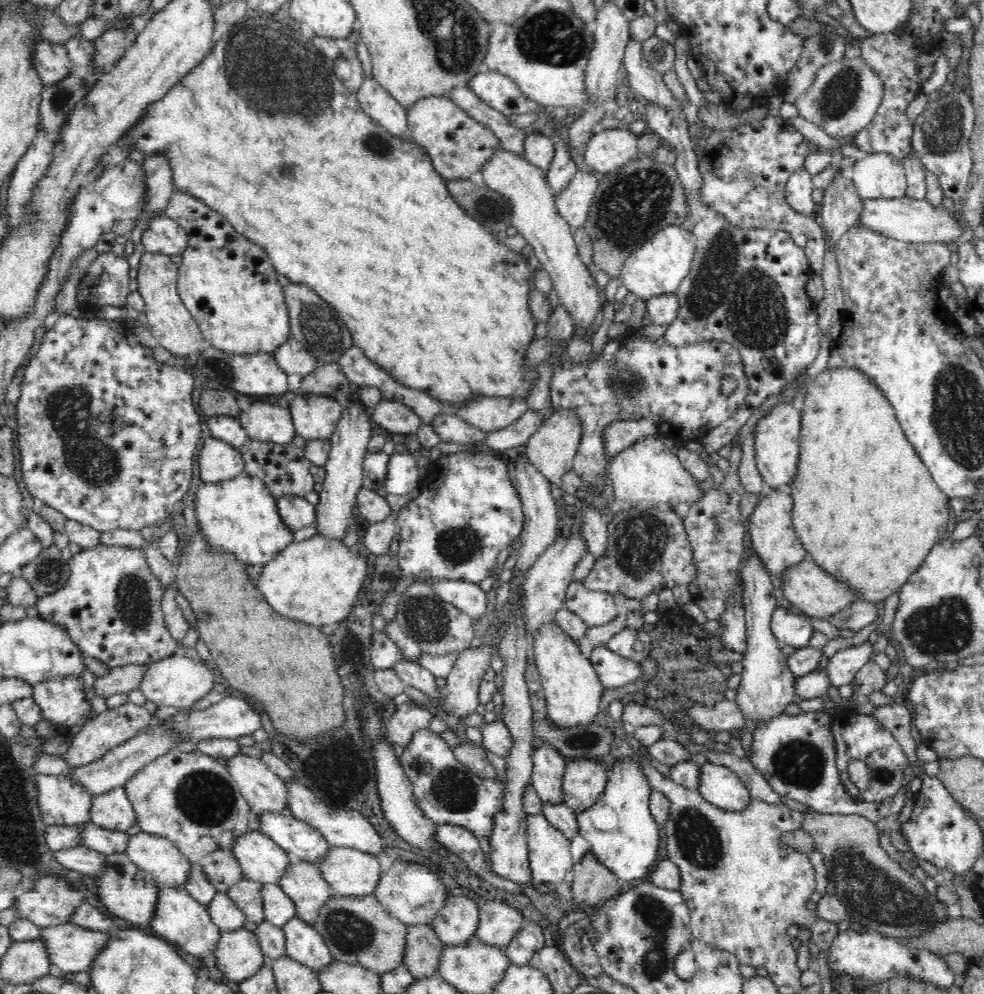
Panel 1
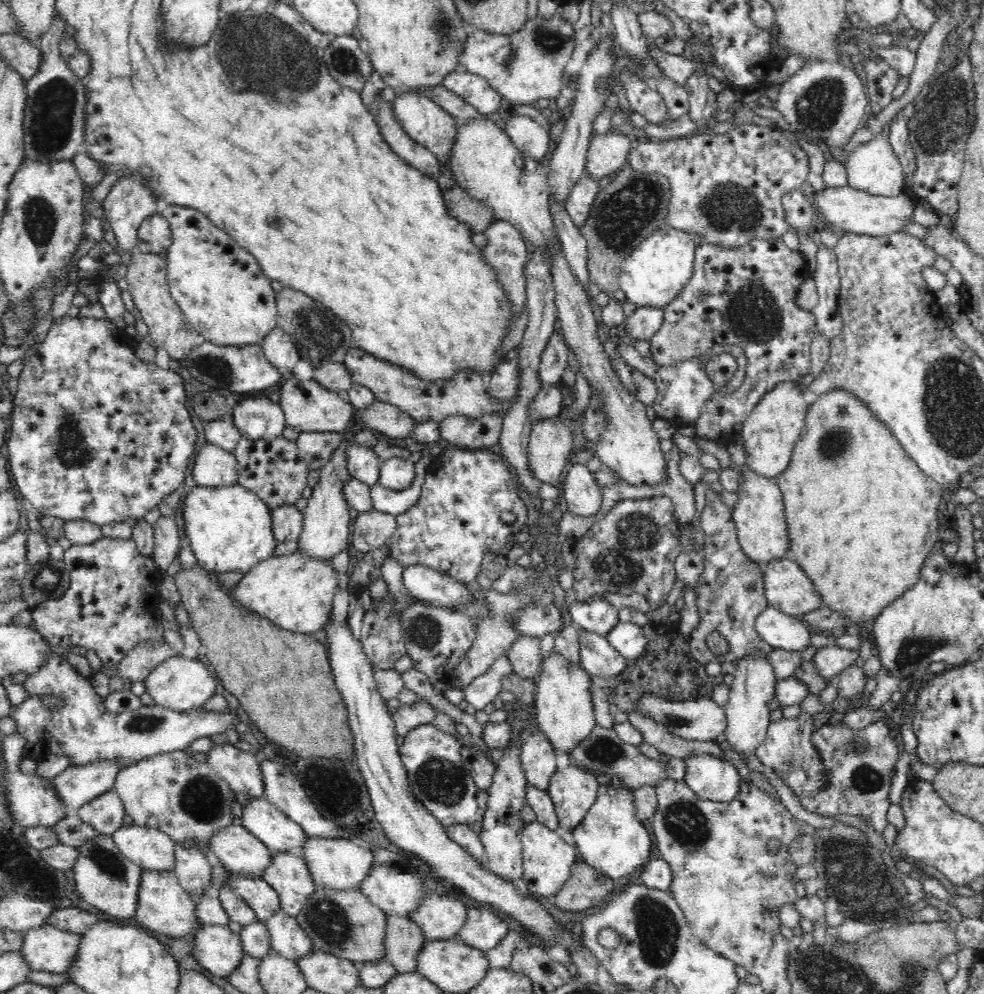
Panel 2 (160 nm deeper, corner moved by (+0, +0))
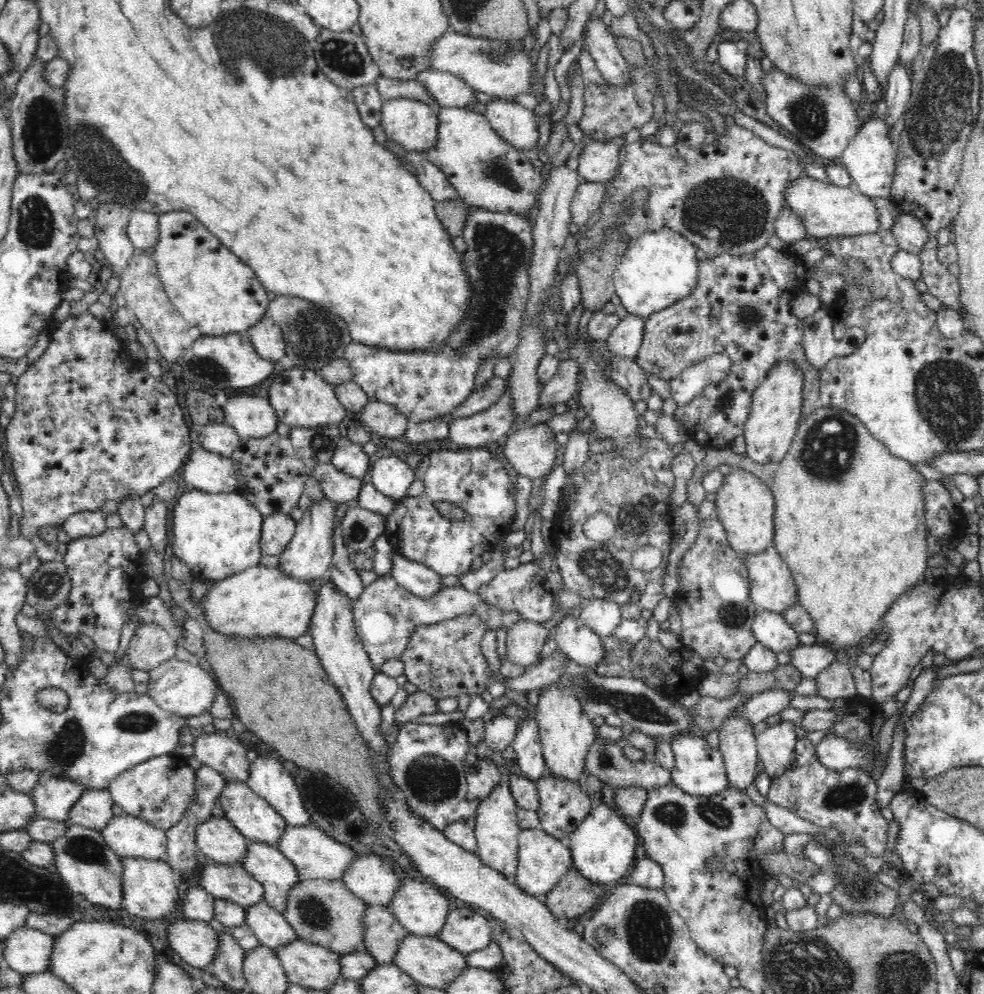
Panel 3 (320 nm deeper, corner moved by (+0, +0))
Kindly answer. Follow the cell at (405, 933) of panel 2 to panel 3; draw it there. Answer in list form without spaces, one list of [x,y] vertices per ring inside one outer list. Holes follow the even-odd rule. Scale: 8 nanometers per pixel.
[[[367,903],[366,906],[362,921],[364,925],[362,948],[370,953],[377,963],[392,965],[398,942],[409,932],[402,927],[389,908]]]

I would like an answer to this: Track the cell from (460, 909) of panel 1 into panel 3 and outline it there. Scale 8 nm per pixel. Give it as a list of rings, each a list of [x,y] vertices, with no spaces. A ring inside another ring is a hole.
[[[401,875],[400,886],[394,890],[394,896],[390,898],[388,908],[402,927],[409,933],[434,937],[442,930],[446,922],[450,902],[442,895],[442,892],[431,882],[420,882],[411,879],[407,875]]]

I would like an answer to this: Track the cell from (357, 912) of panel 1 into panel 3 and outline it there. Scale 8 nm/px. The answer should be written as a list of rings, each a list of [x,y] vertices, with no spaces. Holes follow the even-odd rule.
[[[314,878],[314,880],[299,880],[288,890],[286,909],[282,914],[296,931],[298,939],[323,946],[335,953],[344,954],[352,950],[363,950],[364,925],[362,921],[366,910],[366,903],[352,894],[342,879]]]

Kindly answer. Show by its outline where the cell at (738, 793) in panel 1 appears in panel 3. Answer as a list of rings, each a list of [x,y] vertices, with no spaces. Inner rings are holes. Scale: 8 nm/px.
[[[688,732],[674,734],[670,738],[675,764],[671,772],[671,782],[694,796],[712,796],[728,788],[727,771],[722,753],[714,750],[704,737]]]

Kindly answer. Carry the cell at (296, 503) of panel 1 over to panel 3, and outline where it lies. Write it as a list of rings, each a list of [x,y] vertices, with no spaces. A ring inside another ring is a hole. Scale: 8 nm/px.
[[[276,513],[262,518],[260,528],[260,549],[264,556],[280,556],[294,536],[297,523],[284,513]]]

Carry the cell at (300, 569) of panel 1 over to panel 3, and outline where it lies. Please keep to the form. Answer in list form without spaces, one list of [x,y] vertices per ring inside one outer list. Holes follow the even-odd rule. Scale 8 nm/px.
[[[256,565],[242,572],[226,576],[214,584],[202,596],[200,605],[208,627],[225,638],[240,638],[256,642],[258,638],[296,639],[309,630],[314,612],[316,586],[309,581],[292,579],[278,567]]]

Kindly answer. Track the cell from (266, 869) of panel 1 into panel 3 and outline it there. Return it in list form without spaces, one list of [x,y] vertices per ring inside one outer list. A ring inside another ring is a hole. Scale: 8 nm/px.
[[[211,815],[196,826],[200,854],[220,864],[239,864],[246,854],[246,839],[226,817]]]

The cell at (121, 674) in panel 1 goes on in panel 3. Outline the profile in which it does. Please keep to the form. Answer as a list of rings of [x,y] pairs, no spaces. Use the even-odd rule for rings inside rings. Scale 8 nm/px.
[[[143,623],[132,636],[128,649],[131,669],[150,671],[175,657],[178,652],[176,638],[155,623]]]

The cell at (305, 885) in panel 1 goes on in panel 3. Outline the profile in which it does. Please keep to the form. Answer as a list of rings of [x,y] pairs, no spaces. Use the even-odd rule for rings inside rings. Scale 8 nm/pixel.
[[[246,839],[246,854],[239,864],[264,887],[264,900],[280,913],[286,909],[288,890],[298,882],[292,861],[284,857],[276,846]]]

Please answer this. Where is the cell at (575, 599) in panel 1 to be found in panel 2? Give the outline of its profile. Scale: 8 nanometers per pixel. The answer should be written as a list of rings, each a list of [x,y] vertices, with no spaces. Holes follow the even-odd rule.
[[[605,600],[576,601],[569,606],[569,614],[575,626],[584,628],[586,631],[598,634],[602,637],[607,635],[619,623],[619,608]]]

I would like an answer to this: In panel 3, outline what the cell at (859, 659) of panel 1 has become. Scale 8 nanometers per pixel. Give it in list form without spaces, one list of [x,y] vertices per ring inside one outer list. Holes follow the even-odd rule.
[[[801,645],[788,652],[791,666],[801,673],[806,679],[816,679],[832,662],[837,661],[836,651],[830,652],[821,645]]]

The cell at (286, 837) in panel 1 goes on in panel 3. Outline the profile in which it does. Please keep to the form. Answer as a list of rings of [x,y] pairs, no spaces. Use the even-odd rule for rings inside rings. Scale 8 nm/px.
[[[225,782],[220,796],[218,796],[224,817],[228,819],[240,831],[245,839],[254,842],[264,842],[271,847],[276,845],[278,838],[282,836],[287,822],[276,812],[276,809],[262,797],[258,796],[245,782]]]

